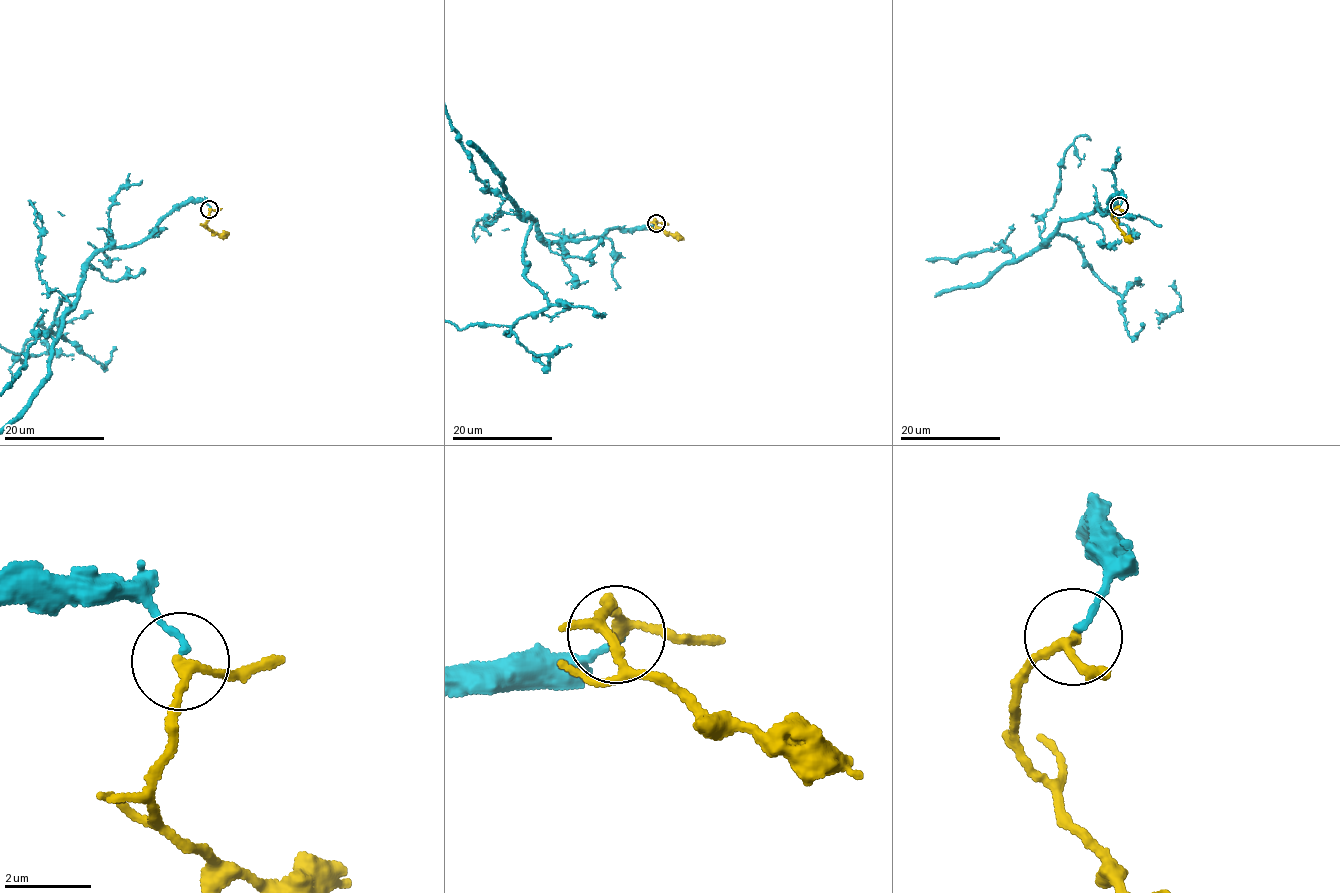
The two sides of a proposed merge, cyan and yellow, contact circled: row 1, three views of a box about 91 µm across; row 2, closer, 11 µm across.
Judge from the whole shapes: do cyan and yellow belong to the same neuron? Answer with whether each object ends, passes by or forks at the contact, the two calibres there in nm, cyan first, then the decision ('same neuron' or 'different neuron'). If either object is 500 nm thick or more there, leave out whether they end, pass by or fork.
cyan ends | yellow passes by | 140/200 nm | different neuron

